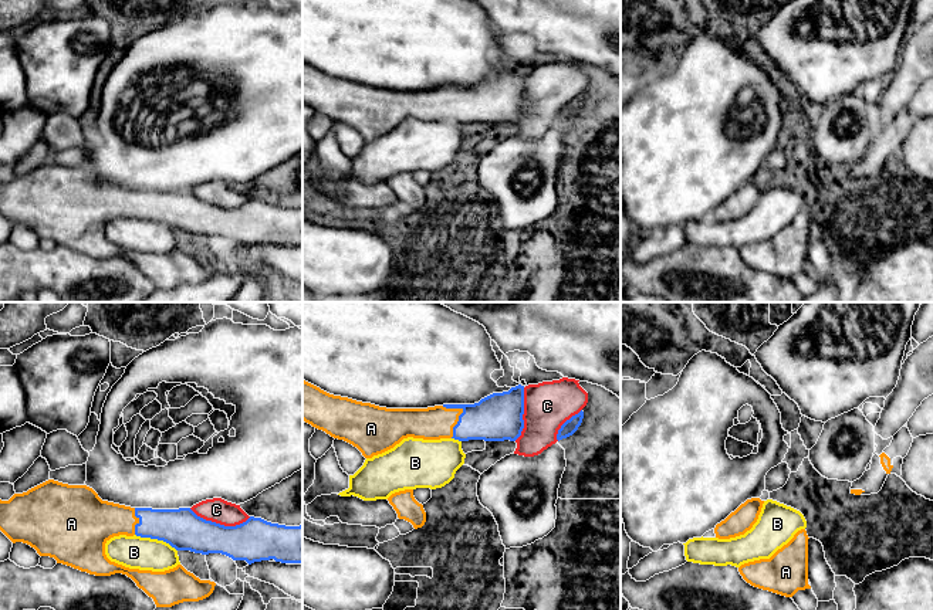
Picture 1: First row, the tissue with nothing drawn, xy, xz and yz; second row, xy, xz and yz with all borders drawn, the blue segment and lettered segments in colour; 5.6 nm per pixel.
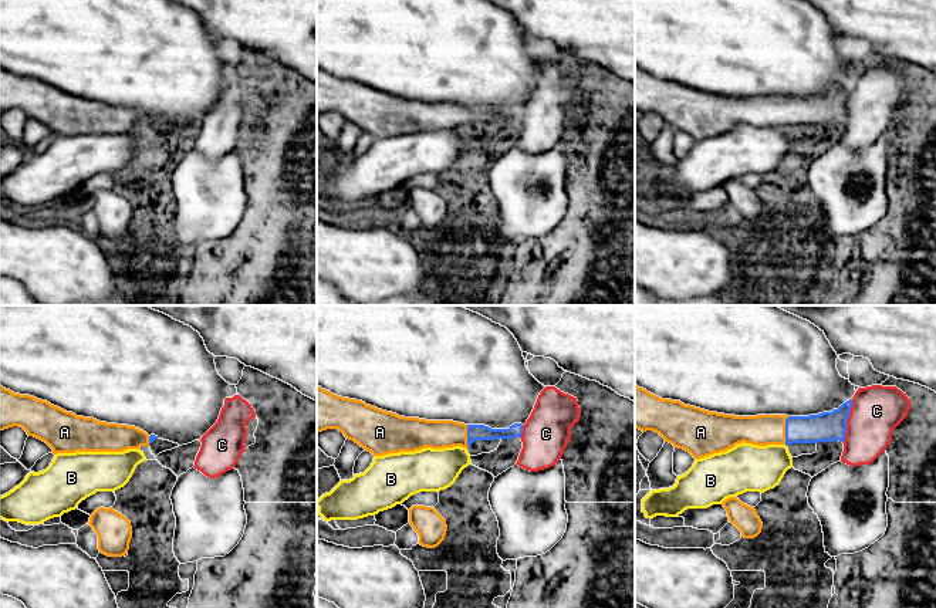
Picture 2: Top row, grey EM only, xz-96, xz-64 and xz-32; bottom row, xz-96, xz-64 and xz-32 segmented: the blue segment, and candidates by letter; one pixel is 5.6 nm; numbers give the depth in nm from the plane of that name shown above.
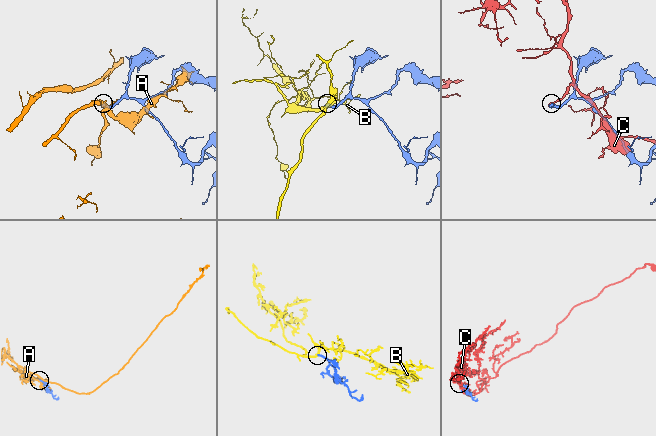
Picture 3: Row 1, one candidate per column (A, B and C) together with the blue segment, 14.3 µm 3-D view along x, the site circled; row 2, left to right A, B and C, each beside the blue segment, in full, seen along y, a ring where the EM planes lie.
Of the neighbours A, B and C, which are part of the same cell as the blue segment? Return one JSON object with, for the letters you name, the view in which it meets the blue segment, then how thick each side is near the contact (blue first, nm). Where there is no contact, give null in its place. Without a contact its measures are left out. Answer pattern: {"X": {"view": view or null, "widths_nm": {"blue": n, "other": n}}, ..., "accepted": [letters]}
{"A": {"view": "xz", "widths_nm": {"blue": 260, "other": 190}}, "accepted": ["A"]}

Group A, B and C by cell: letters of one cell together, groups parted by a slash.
A / B / C

